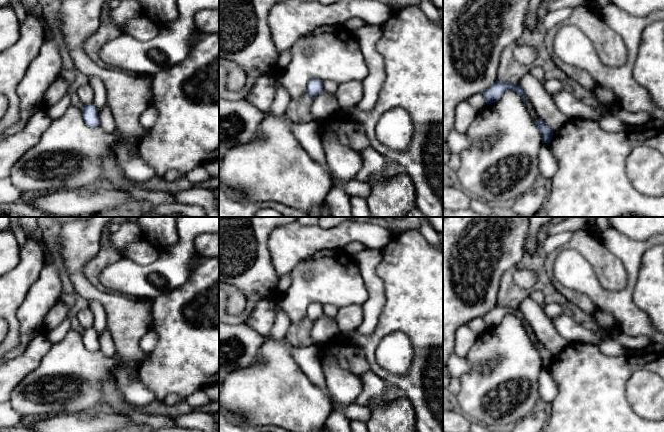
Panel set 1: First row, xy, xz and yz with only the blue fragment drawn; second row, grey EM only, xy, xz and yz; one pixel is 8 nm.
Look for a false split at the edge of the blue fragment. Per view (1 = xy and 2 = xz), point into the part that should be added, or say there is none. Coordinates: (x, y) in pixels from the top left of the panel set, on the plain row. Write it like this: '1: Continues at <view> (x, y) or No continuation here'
1: Continues at xy (107, 346)
2: Continues at xz (329, 310)

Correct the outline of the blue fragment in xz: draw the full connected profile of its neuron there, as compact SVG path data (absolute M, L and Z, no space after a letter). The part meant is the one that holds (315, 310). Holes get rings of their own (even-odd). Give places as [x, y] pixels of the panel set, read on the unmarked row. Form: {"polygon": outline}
{"polygon": "M312 303L307 310L307 318L310 319L313 323L318 320L323 314L326 316L335 319L338 313L338 307L331 304L321 305L319 303Z"}

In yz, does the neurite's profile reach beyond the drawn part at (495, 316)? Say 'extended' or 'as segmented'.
extended

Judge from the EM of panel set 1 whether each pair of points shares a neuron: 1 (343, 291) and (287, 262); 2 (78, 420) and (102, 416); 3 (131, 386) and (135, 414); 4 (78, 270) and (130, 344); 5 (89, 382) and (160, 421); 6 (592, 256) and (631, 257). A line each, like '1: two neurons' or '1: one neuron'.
1: two neurons
2: one neuron
3: two neurons
4: one neuron
5: two neurons
6: two neurons

